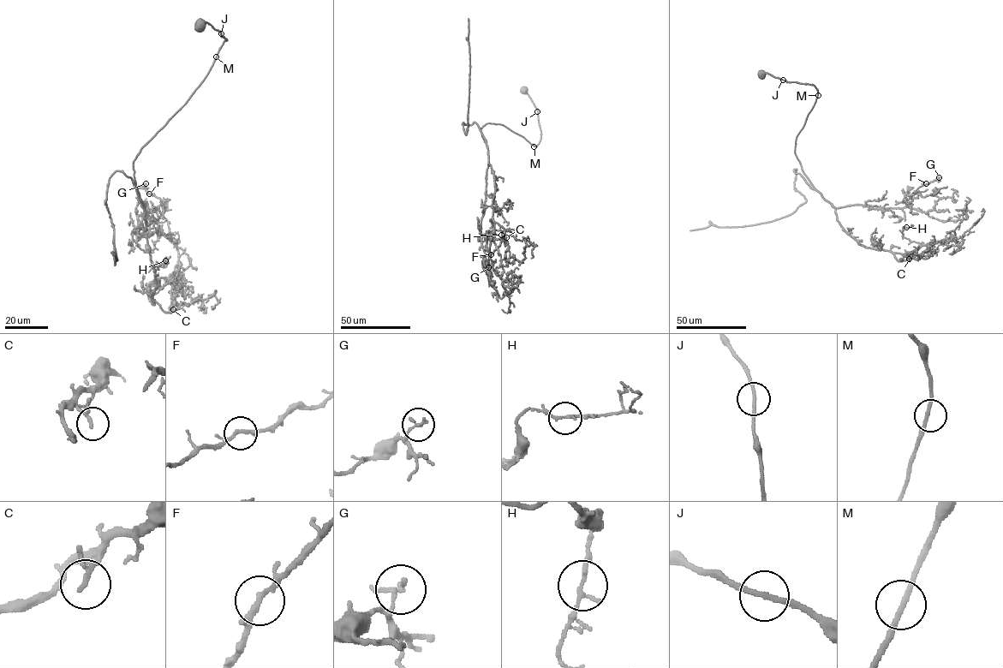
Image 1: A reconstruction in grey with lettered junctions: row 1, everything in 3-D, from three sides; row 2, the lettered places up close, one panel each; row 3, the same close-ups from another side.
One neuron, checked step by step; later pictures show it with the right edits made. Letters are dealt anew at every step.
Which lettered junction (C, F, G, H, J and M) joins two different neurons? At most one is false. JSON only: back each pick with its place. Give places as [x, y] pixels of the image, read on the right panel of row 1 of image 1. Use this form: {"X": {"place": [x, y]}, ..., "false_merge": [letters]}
{"false_merge": []}

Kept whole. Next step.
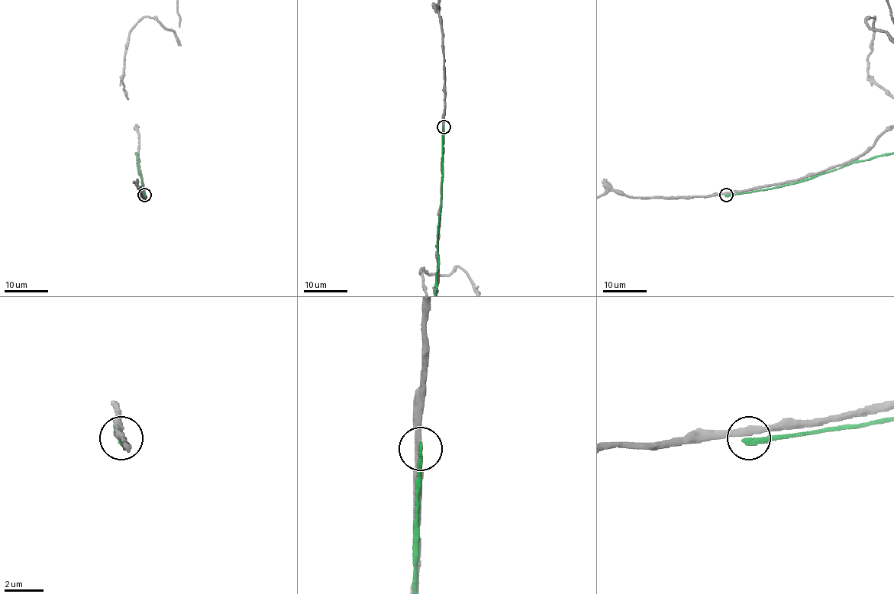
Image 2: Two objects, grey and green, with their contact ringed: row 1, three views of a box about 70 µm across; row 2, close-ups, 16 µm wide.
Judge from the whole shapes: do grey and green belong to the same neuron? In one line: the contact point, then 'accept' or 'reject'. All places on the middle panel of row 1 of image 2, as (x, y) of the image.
at (443, 127); reject

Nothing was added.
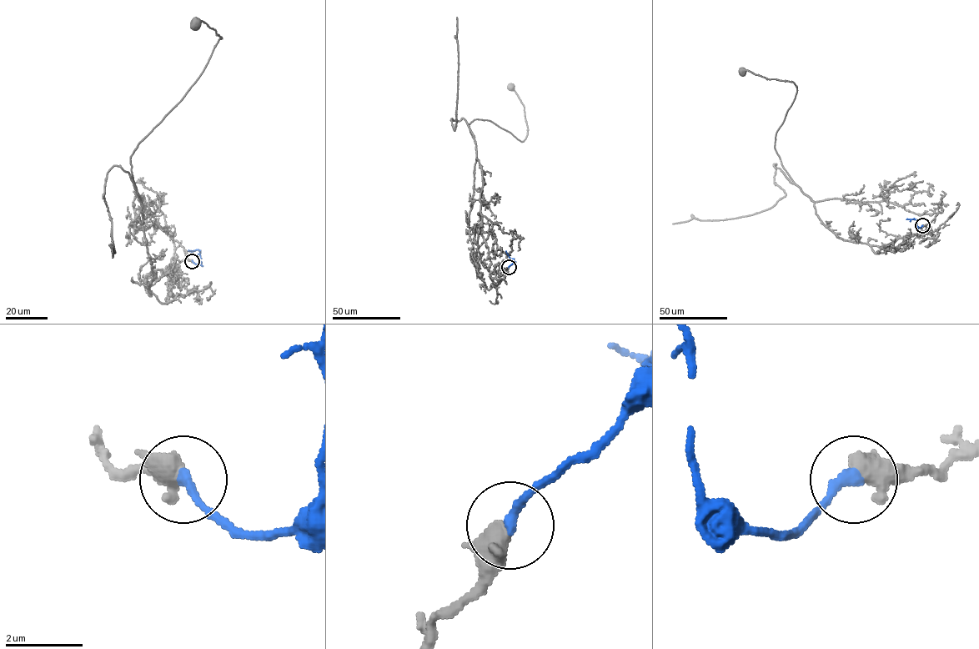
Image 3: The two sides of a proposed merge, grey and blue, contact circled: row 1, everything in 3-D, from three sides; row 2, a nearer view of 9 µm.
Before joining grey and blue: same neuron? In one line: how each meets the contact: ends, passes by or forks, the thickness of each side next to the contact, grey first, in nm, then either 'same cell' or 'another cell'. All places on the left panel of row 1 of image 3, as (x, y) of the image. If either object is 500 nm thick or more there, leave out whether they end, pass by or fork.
grey passes by; blue ends there; 440 nm thick on the grey side, 300 nm on the other; same cell

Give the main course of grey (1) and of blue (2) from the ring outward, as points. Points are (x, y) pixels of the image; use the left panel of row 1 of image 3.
1: (192, 261), (153, 270), (146, 289), (152, 263), (130, 158), (221, 37), (203, 21), (195, 25)
2: (192, 261), (195, 264), (200, 261), (200, 251), (188, 251)

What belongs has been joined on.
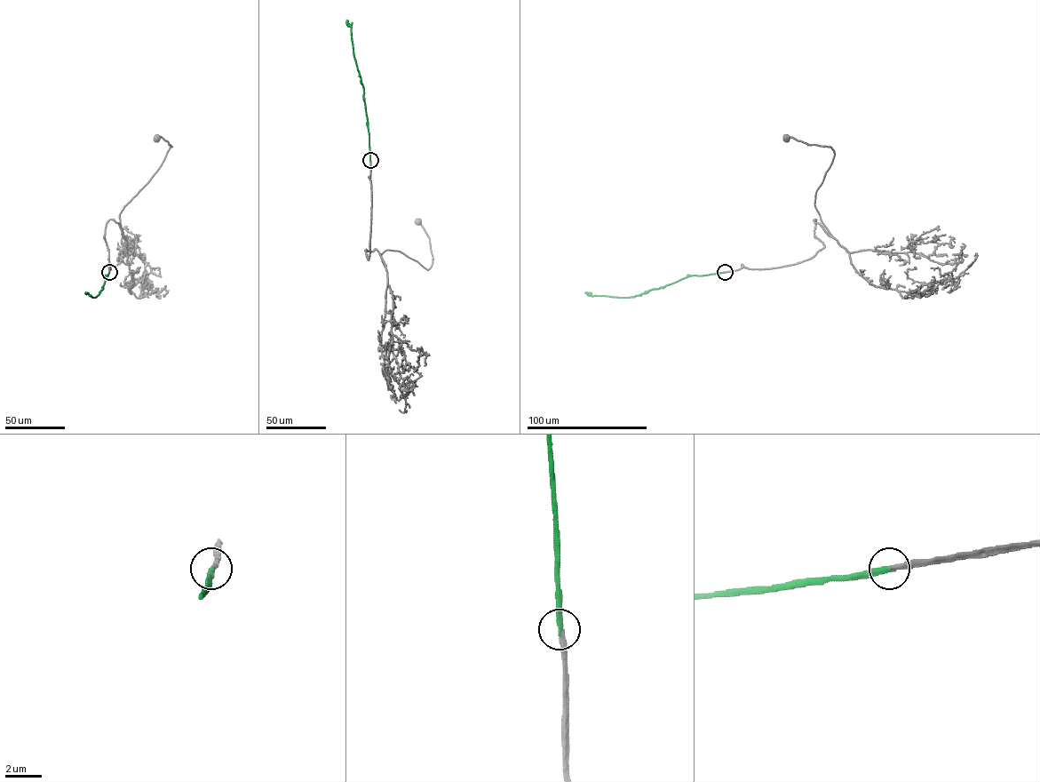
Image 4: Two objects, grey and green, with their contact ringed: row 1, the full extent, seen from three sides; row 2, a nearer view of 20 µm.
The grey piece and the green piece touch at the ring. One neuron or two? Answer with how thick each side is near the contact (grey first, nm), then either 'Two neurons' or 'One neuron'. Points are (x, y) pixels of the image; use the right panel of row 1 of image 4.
Thickness 260 nm (grey) against 320 nm. One neuron

